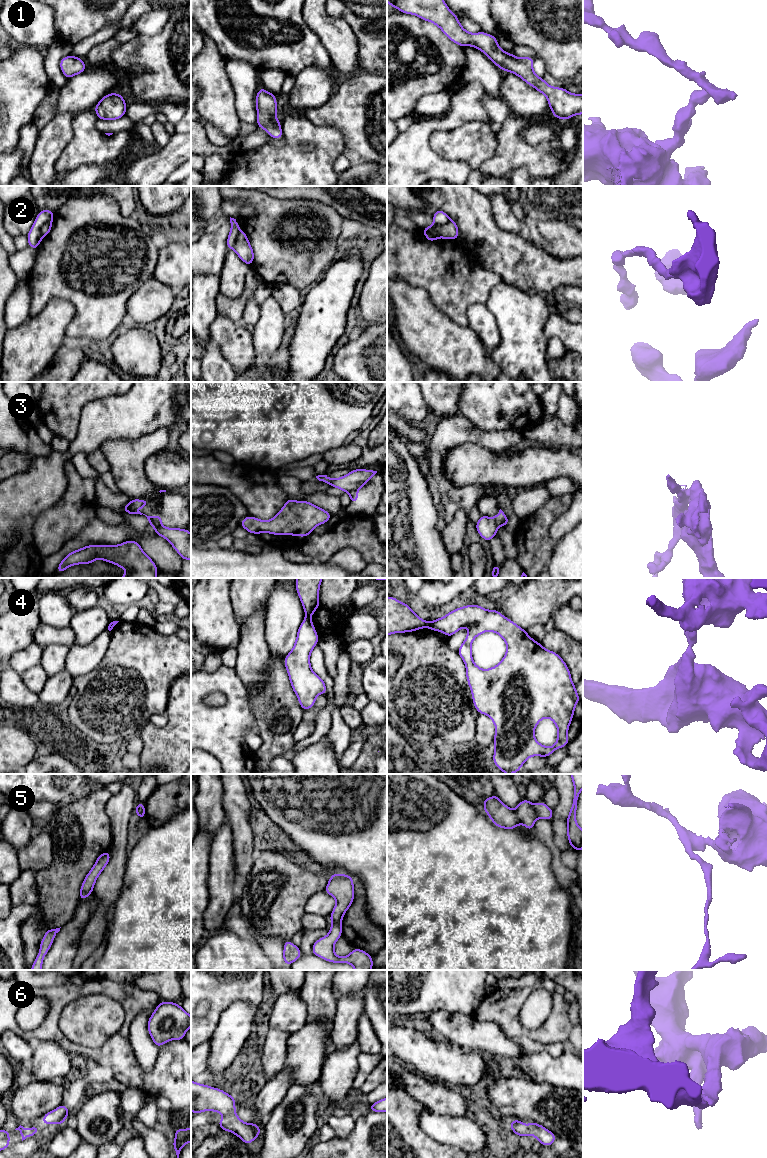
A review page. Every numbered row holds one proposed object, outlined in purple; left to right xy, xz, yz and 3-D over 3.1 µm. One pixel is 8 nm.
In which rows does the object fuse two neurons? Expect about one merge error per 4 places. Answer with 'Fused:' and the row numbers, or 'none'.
Fused: 2, 3, 4, 5

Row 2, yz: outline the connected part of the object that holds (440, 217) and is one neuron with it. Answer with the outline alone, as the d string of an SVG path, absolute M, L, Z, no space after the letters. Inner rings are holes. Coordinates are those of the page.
M436 210L433 215L433 225L430 227L425 227L422 229L423 234L426 236L426 239L430 242L440 238L439 234L436 231L438 226L444 225L448 220L449 217L447 213L441 210Z

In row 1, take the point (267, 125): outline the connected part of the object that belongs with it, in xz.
M260 87L256 95L257 127L263 128L272 138L283 137L281 122L276 116L276 95Z

